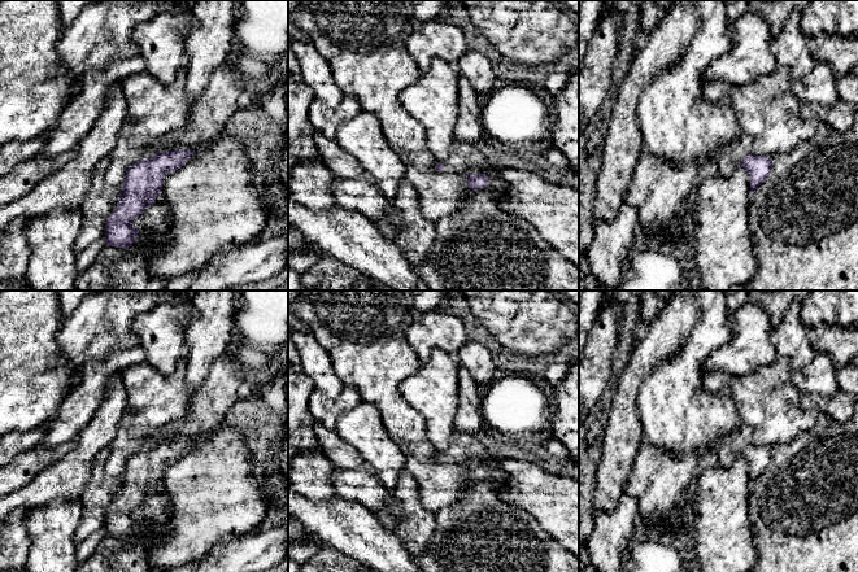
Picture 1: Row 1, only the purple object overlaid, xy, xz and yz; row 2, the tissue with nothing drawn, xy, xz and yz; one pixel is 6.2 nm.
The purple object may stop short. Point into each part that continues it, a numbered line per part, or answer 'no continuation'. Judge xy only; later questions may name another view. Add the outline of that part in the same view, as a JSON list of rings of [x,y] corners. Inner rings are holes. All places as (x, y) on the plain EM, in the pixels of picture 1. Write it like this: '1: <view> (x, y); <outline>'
1: xy (225, 384); [[[232,345],[213,362],[208,377],[193,394],[186,416],[157,431],[158,441],[196,441],[212,435],[244,394],[248,380],[238,367]]]

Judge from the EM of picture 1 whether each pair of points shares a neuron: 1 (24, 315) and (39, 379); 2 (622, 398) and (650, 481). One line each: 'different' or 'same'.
1: same
2: different

